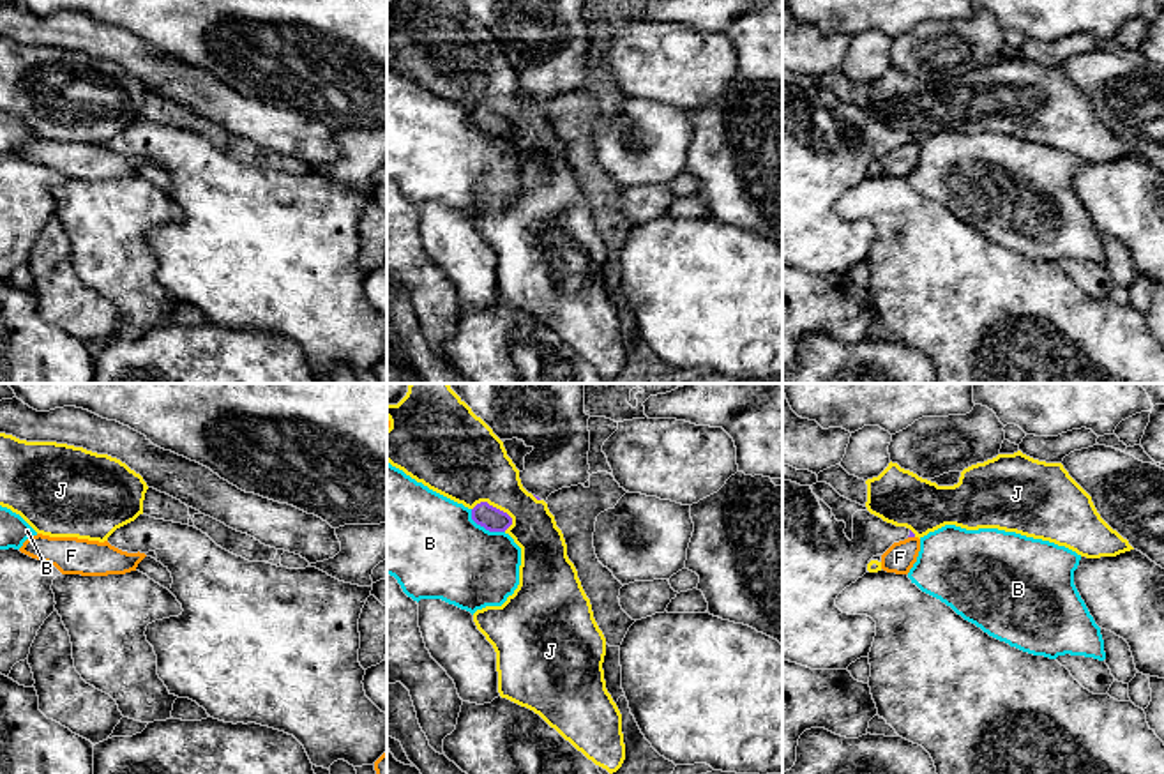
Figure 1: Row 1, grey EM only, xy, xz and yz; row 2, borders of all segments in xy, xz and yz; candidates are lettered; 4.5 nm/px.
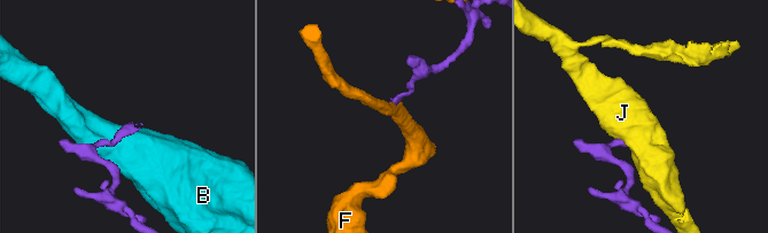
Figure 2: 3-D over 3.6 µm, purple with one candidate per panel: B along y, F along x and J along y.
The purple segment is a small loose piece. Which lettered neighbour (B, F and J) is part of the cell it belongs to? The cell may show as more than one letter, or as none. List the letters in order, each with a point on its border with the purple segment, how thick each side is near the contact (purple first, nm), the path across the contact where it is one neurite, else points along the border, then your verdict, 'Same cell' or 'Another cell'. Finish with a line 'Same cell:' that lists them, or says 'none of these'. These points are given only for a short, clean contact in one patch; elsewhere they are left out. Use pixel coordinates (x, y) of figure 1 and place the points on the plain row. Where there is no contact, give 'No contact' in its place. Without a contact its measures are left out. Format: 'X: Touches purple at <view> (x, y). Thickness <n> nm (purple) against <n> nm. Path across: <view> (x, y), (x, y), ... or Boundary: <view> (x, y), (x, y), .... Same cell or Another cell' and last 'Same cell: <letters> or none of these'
B: Touches purple at xz (484, 131). Thickness 110 nm (purple) against 440 nm. Another cell
F: Touches purple at yz (912, 140). Thickness 20 nm (purple) against 140 nm. Another cell
J: Touches purple at xz (495, 112). Thickness 110 nm (purple) against 360 nm. Another cell
Same cell: none of these

